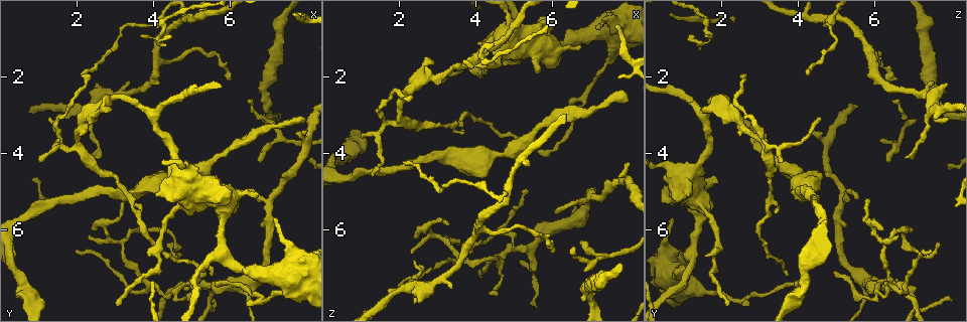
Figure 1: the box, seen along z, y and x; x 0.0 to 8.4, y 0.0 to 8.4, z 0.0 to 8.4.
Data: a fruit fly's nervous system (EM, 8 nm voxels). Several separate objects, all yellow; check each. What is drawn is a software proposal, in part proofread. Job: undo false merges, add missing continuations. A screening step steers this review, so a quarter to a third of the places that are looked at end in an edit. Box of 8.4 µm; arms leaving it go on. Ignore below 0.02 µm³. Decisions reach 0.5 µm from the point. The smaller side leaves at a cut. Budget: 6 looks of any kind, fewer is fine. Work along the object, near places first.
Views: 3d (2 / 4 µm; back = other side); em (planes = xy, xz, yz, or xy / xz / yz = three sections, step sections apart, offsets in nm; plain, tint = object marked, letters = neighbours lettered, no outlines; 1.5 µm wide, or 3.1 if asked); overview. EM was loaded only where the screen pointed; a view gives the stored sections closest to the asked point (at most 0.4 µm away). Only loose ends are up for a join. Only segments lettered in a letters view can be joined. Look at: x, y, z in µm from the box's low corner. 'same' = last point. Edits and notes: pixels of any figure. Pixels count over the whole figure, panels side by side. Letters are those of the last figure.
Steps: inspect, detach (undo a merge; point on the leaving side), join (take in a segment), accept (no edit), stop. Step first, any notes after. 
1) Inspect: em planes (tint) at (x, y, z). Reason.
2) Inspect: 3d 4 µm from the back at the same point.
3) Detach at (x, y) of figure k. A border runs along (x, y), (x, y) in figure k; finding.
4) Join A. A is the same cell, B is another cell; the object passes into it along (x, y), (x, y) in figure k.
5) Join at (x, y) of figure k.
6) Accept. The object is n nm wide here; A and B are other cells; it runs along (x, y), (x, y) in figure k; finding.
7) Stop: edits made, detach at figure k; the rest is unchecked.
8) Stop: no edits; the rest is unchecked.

Inspect: 3d 4 µm from the back at (3.30, 5.20, 5.95). Thin end.

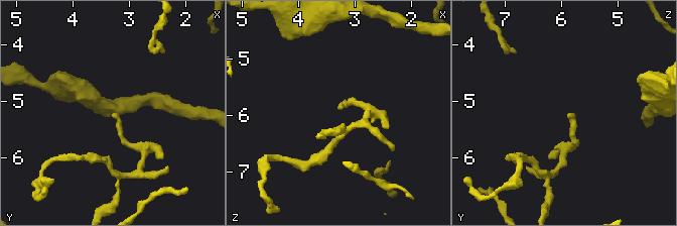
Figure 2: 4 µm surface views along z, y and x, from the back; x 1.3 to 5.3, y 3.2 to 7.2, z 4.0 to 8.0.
Inspect: em planes (letters) at (3.25, 5.20, 5.90).

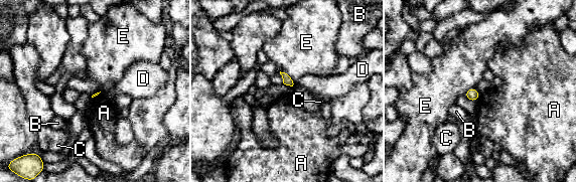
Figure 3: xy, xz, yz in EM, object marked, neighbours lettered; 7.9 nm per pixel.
Accept. A, B, C, D and E are other cells; no lettered segment goes on from it.

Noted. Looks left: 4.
Inspect: 3d 4 µm from the back at (4.30, 6.35, 7.65).

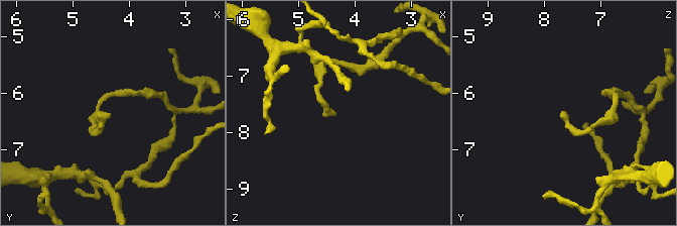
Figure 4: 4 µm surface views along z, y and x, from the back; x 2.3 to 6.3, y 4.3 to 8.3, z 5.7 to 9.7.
Inspect: em planes (plain) at (4.35, 6.35, 7.65). Now the EM.

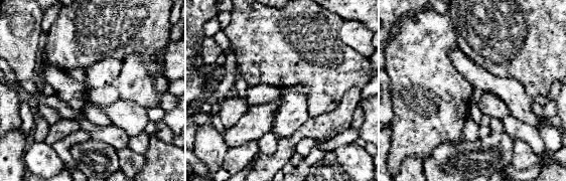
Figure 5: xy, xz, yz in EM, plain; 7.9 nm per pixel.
Inspect: em planes (letters) at the same point.

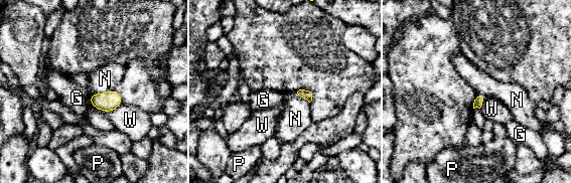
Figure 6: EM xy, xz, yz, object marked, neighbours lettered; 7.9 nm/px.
Accept. G, N, P and W are other cells; a border runs along (114, 88), (108, 92), (91, 94) in figure 6; no lettered segment goes on from it.

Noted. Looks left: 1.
Stop: no edits; the rest is unchecked.

